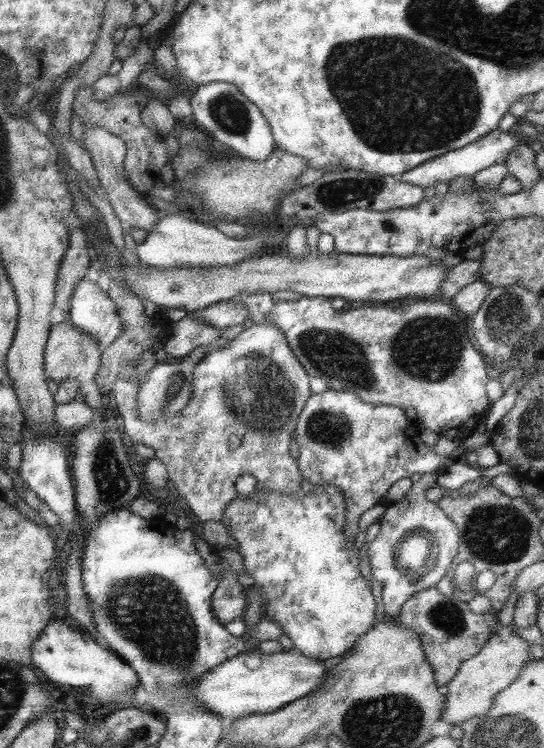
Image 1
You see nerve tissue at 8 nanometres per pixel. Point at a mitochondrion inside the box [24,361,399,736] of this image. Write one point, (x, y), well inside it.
(161, 626)

